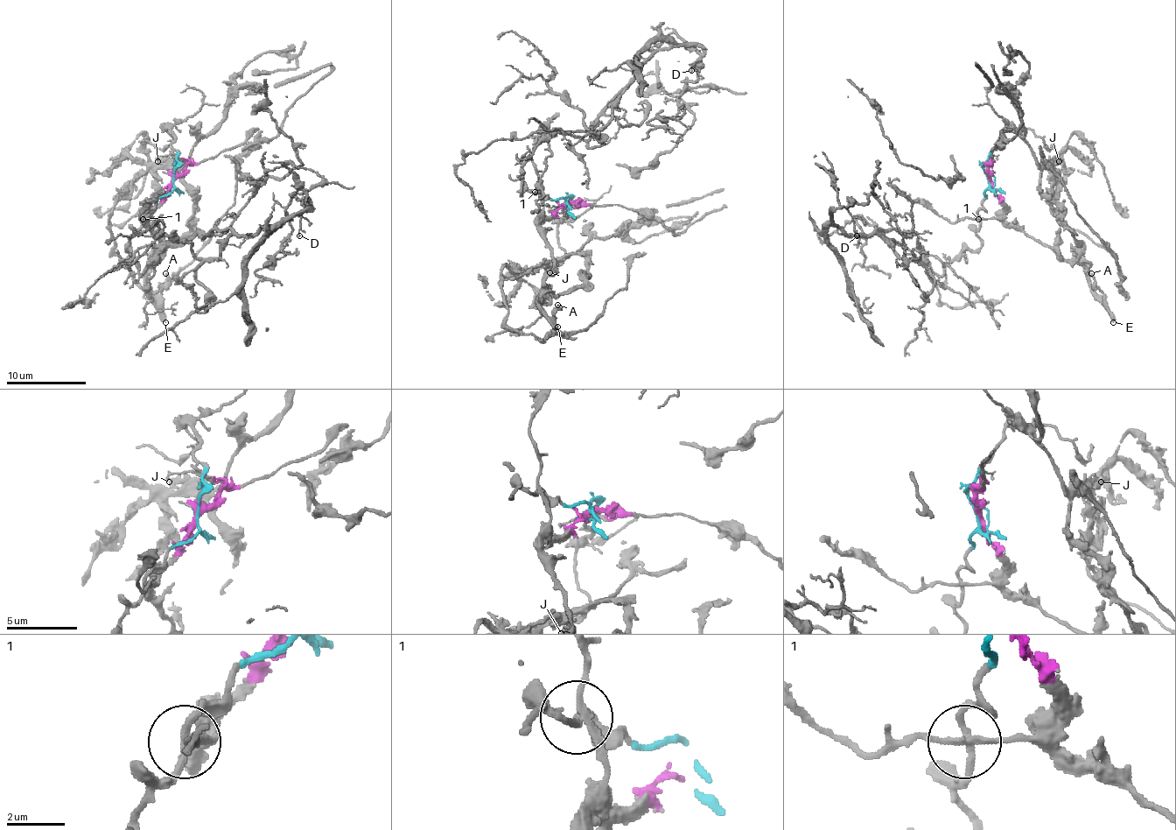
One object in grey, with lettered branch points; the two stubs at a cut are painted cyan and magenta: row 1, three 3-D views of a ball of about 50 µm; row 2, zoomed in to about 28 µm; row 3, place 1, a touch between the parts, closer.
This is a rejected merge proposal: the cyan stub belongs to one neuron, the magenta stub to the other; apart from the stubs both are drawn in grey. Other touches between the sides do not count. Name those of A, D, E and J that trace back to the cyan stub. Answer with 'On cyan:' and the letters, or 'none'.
On cyan: D

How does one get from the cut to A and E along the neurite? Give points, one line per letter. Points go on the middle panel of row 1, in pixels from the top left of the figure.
A: (565, 204), (539, 220), (553, 263), (539, 303), (551, 317), (556, 305)
E: (565, 204), (539, 220), (539, 232), (549, 243), (553, 263), (553, 270), (545, 277), (539, 307), (556, 327)

